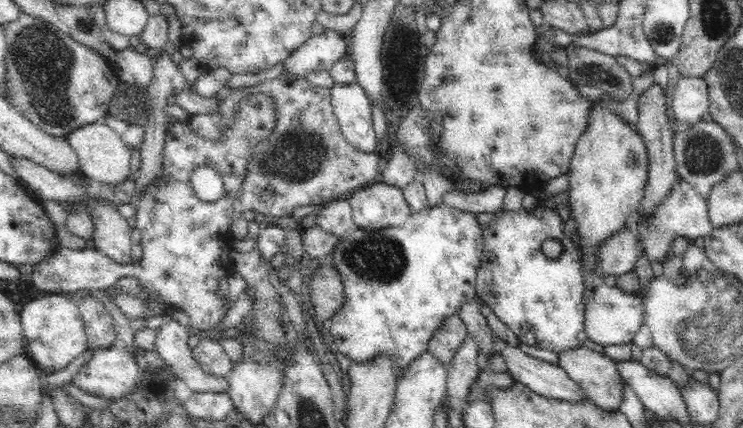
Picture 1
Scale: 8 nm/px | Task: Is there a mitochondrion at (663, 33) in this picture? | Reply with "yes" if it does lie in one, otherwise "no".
yes

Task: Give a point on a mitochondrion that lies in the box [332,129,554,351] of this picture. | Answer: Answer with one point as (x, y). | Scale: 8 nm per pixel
(378, 258)

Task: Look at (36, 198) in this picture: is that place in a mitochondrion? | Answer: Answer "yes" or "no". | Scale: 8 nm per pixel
no

